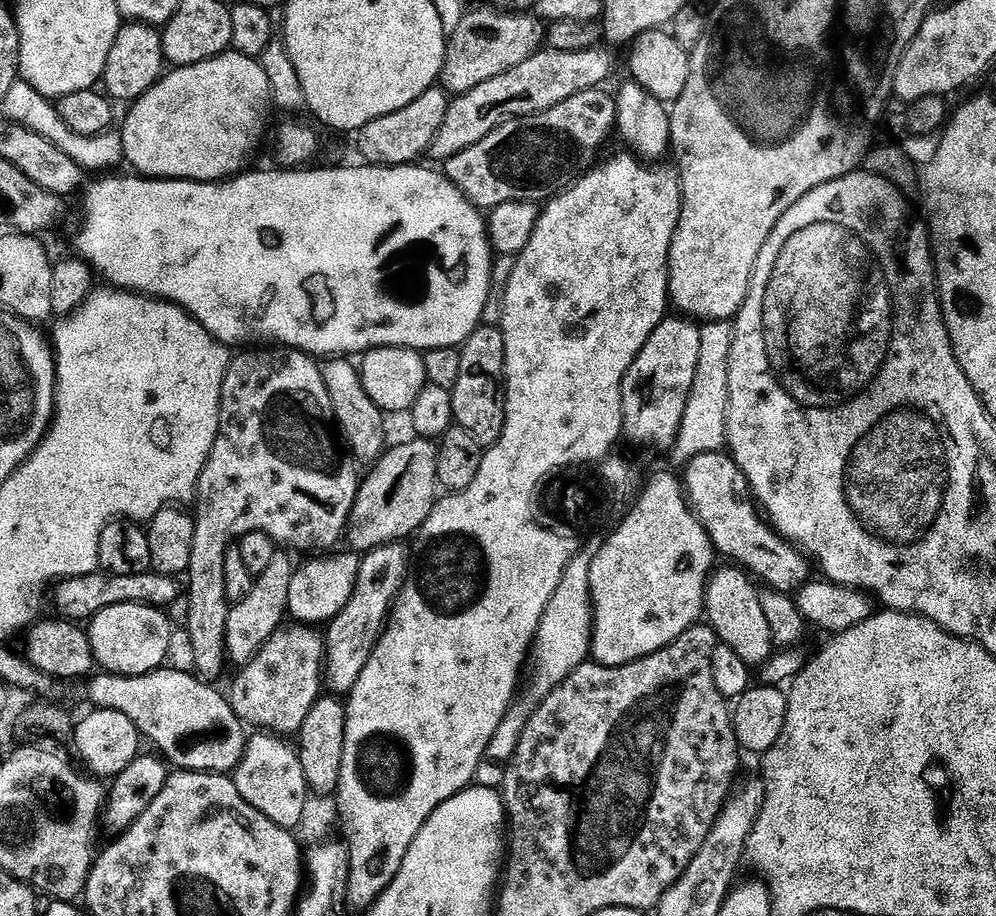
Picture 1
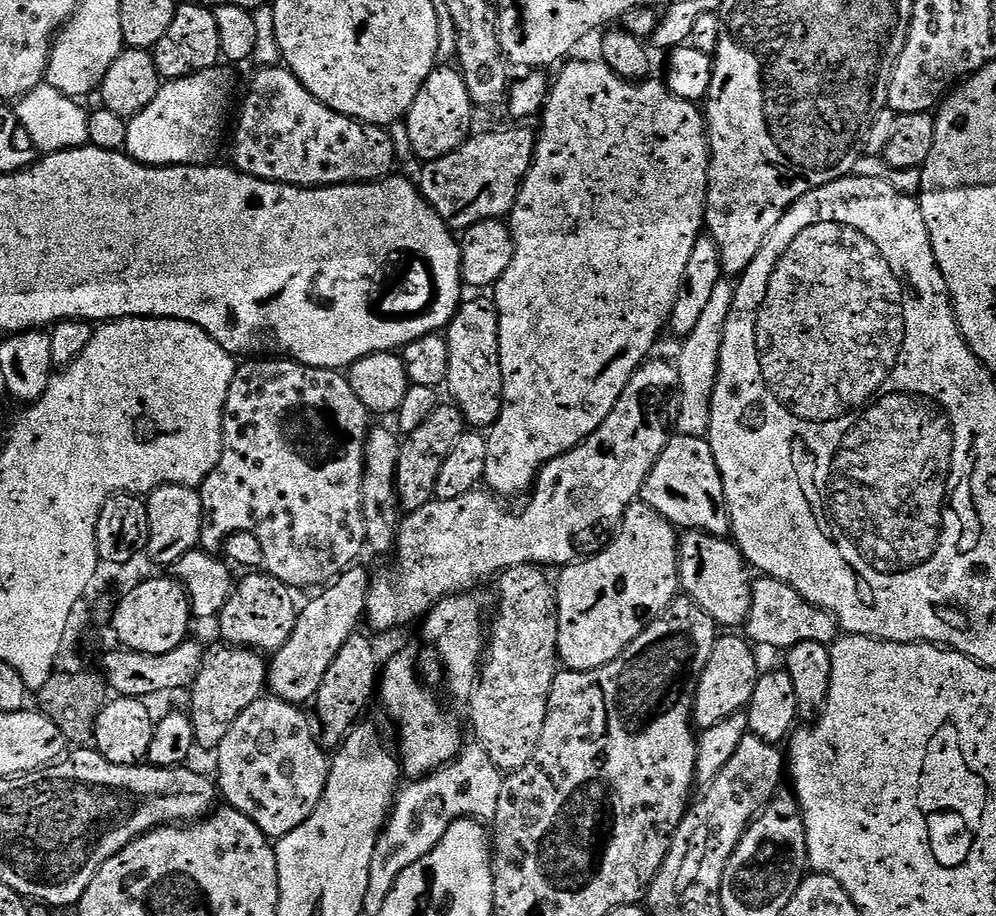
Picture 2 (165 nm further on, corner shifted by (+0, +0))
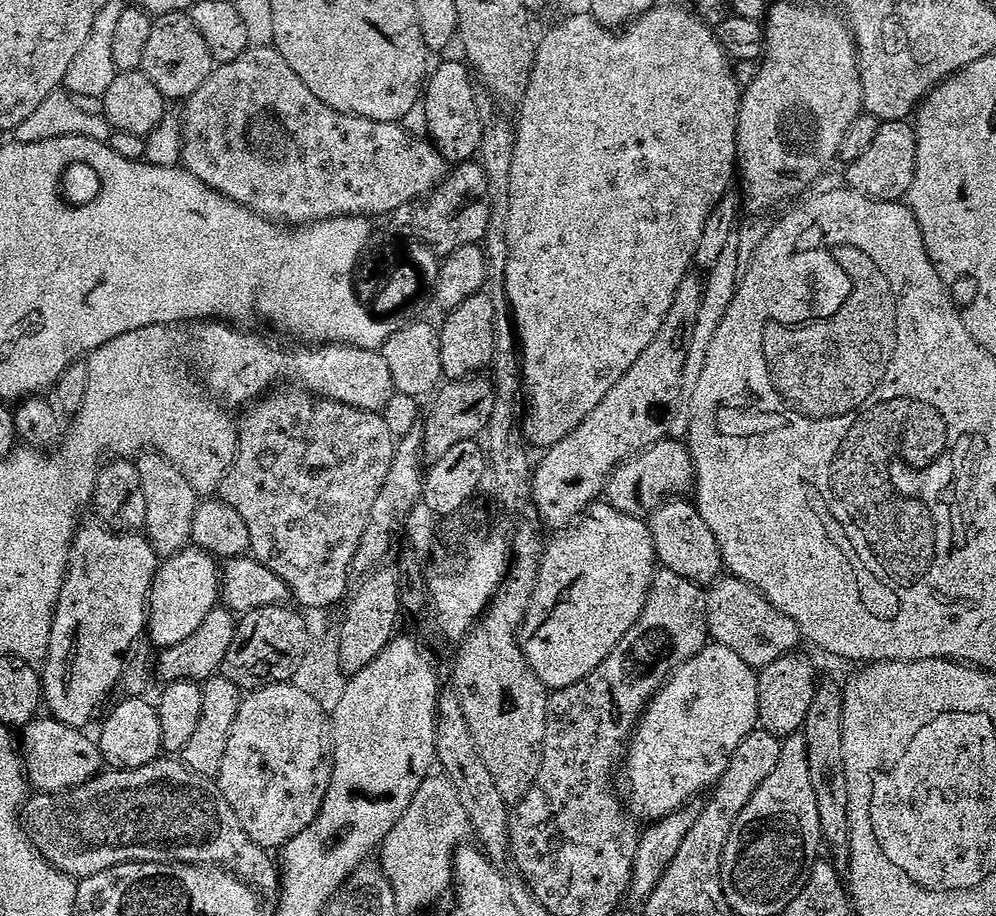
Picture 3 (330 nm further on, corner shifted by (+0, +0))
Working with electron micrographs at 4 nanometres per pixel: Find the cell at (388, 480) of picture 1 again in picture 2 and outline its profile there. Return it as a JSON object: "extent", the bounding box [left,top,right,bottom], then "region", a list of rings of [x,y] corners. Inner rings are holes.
{"extent":[396,402,466,513],"region":[[[451,402],[437,403],[429,417],[416,430],[406,436],[400,450],[400,461],[396,471],[396,499],[405,513],[418,510],[432,501],[436,495],[438,470],[446,462],[446,454],[454,442],[466,431],[464,415]]]}

